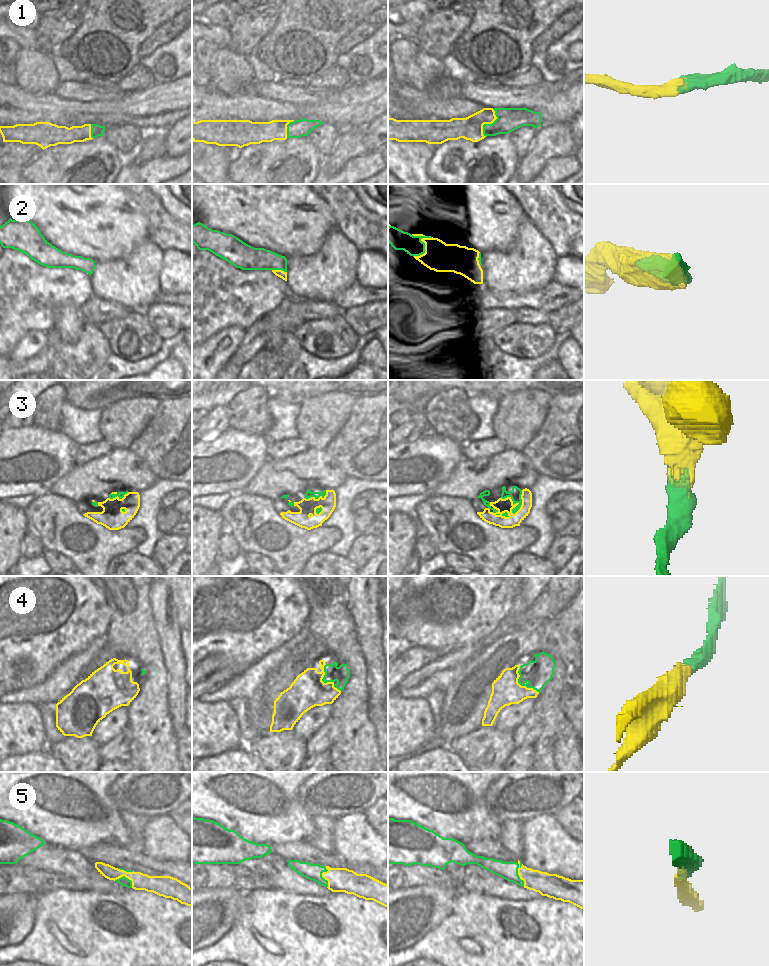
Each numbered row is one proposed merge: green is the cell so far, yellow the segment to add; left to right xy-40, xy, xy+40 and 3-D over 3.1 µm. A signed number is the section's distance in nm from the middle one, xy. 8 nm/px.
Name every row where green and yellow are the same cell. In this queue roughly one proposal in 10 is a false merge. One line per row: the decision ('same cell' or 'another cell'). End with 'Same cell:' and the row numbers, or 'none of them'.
1: same cell
2: same cell
3: same cell
4: same cell
5: same cell
Same cell: 1, 2, 3, 4, 5

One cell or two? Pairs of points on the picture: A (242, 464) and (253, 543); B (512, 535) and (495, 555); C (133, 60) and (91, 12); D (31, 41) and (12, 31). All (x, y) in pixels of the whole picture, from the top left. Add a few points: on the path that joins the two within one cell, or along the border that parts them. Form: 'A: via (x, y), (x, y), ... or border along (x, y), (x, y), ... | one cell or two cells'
A: border along (242, 490), (231, 495) | two cells
B: via (507, 540), (497, 550) | one cell
C: via (128, 47), (127, 43), (104, 20) | one cell
D: via (26, 38), (17, 33) | one cell

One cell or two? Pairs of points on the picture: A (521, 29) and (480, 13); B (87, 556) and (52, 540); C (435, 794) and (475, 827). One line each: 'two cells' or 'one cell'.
A: one cell
B: one cell
C: one cell

